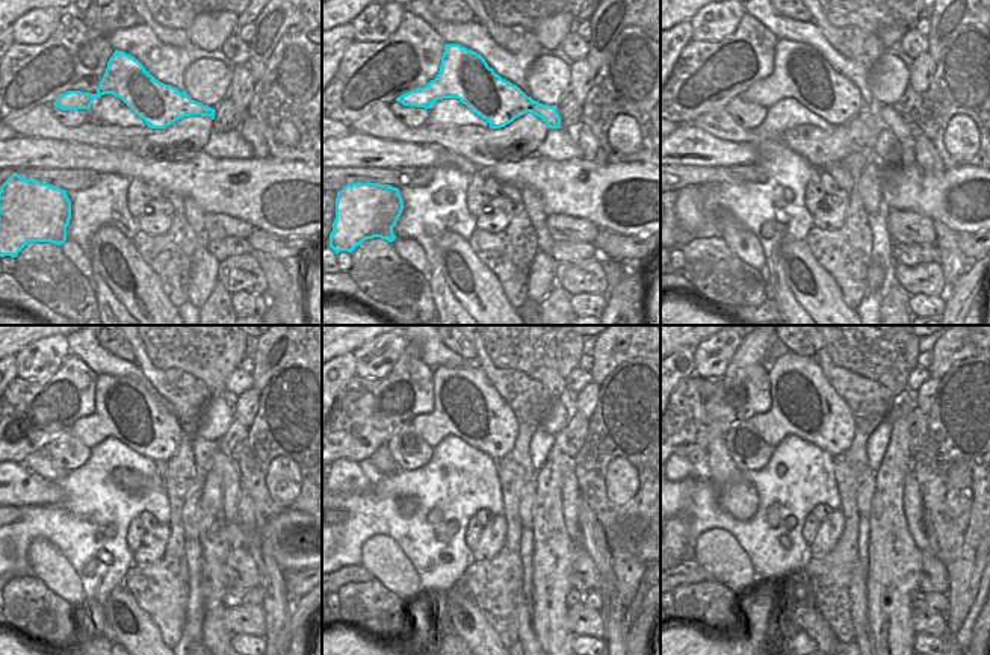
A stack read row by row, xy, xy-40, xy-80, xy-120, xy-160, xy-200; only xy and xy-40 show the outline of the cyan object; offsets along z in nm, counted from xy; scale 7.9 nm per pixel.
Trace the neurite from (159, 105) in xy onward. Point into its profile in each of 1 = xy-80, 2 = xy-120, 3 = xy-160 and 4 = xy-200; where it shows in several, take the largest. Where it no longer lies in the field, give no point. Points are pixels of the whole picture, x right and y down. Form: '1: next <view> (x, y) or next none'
1: next xy-80 (800, 73)
2: next xy-120 (124, 410)
3: next xy-160 (466, 404)
4: next xy-200 (803, 403)

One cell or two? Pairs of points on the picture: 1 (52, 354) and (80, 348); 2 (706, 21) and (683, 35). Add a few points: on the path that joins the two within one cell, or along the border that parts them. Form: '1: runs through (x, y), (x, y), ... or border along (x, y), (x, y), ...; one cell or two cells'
1: border along (65, 341), (70, 351); two cells
2: border along (688, 20), (692, 37); two cells

